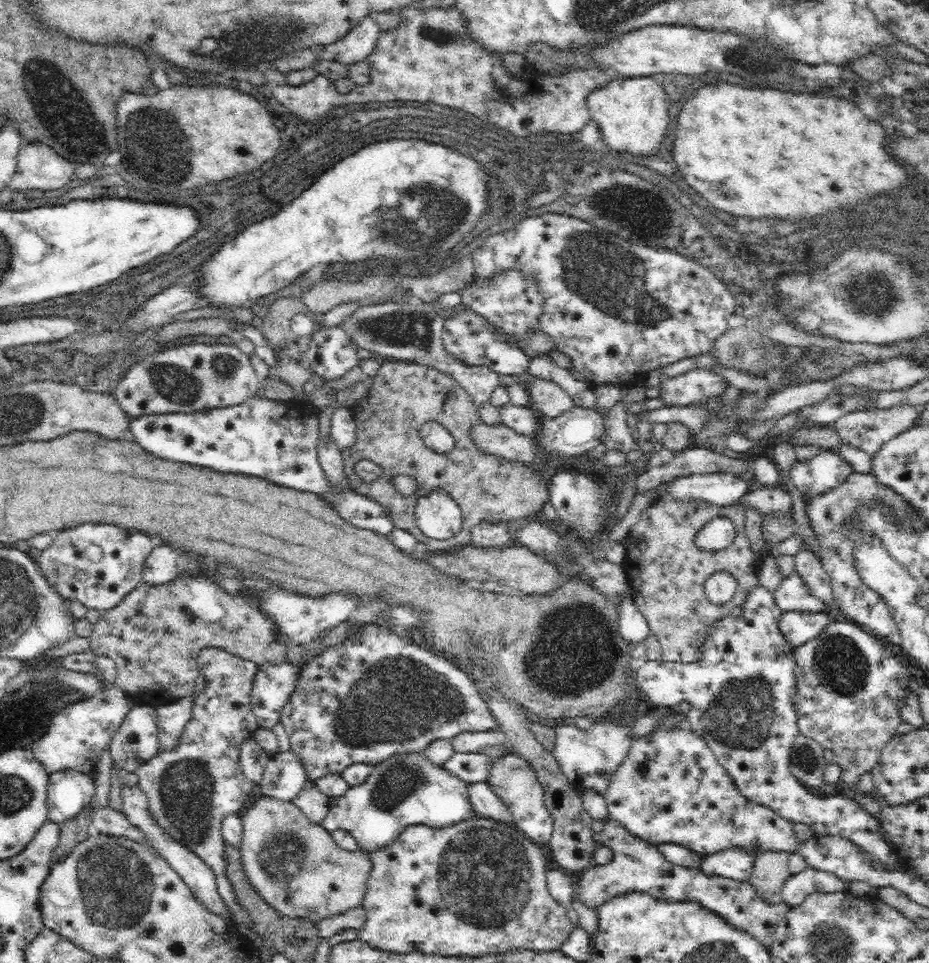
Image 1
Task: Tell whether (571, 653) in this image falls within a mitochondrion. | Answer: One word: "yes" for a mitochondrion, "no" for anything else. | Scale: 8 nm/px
yes

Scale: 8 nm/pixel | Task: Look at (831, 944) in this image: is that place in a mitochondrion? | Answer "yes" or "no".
yes

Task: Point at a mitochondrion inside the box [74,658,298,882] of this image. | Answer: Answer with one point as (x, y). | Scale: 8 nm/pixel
(186, 787)

